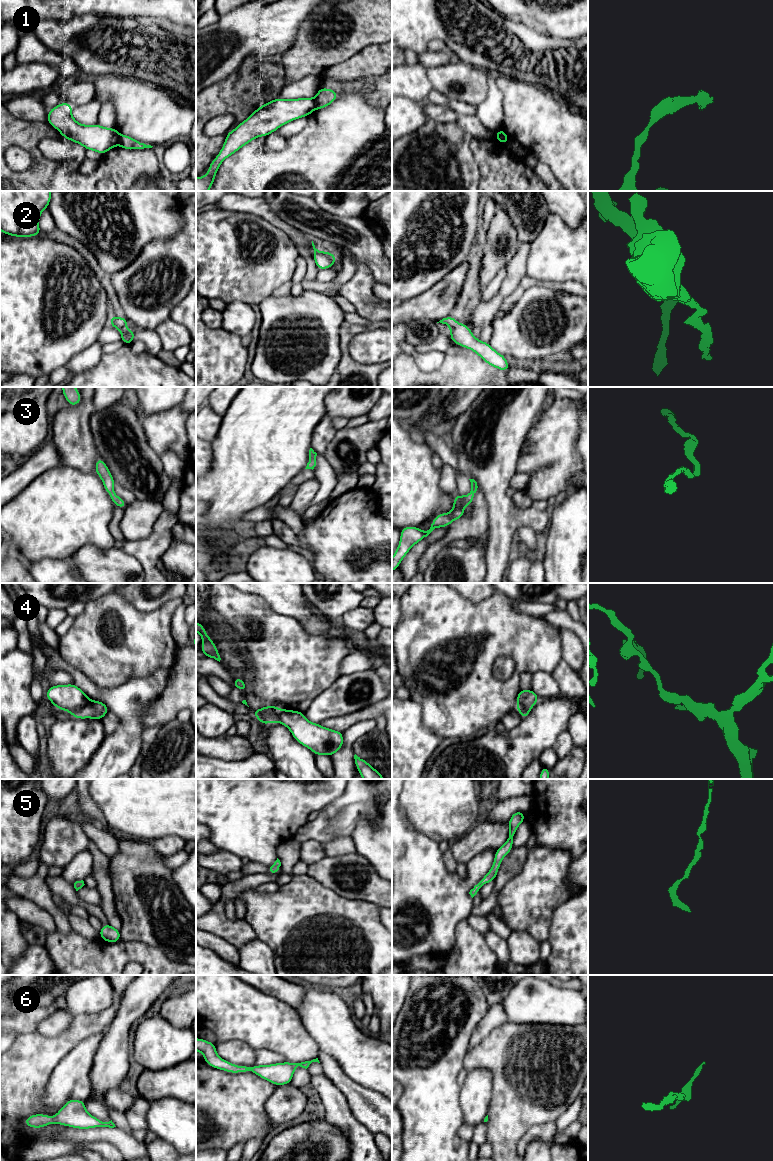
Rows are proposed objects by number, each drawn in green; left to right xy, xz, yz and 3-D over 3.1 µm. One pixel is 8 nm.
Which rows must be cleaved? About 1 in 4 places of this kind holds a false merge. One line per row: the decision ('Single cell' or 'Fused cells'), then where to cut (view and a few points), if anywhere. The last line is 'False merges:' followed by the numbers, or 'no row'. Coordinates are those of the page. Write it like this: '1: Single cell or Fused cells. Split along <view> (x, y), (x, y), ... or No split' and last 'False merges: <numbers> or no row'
1: Fused cells. Split along xz (314, 98), (315, 108)
2: Single cell. No split
3: Single cell. No split
4: Fused cells. Split along xy (90, 700), (80, 708), (70, 712)
5: Single cell. No split
6: Single cell. No split
False merges: 1, 4

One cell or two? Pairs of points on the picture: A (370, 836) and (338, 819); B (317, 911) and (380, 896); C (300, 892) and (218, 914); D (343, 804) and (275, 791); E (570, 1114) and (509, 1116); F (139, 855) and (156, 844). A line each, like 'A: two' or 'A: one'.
A: two
B: two
C: two
D: two
E: two
F: two

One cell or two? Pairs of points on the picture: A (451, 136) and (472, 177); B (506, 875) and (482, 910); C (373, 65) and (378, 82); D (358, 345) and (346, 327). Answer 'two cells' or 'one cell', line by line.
A: one cell
B: one cell
C: two cells
D: two cells

